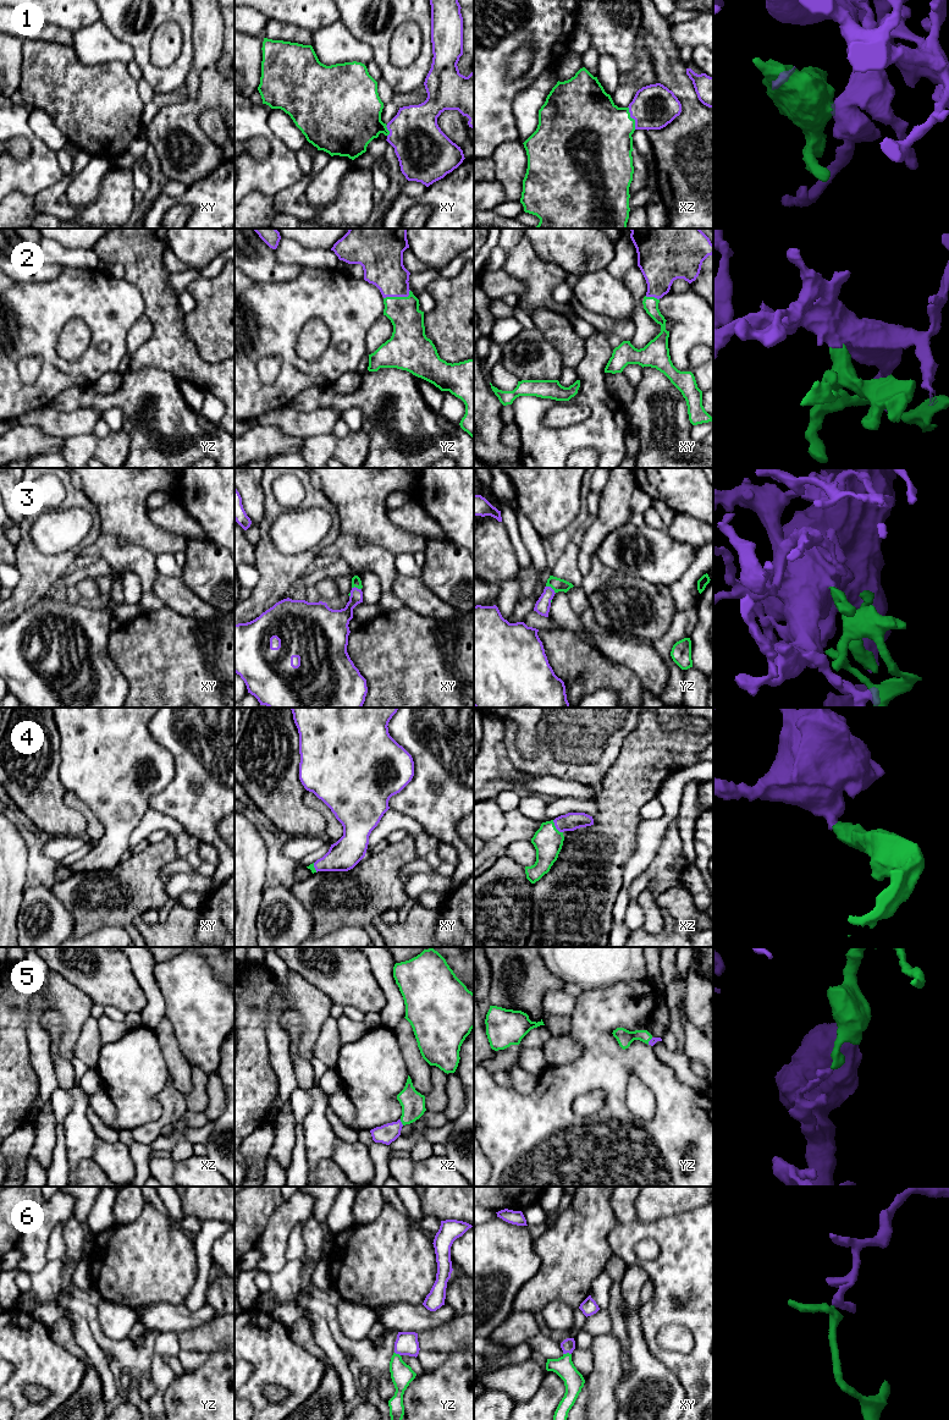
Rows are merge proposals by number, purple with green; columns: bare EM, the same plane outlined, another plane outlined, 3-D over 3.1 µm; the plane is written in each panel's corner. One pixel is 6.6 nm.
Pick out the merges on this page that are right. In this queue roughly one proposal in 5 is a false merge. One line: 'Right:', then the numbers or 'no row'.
Right: 1, 2, 3, 4, 5, 6

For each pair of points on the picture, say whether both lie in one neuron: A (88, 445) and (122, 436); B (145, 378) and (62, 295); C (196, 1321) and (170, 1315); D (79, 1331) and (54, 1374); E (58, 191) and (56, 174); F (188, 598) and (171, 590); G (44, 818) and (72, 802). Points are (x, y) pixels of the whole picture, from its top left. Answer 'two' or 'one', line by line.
A: one
B: two
C: one
D: two
E: two
F: one
G: two

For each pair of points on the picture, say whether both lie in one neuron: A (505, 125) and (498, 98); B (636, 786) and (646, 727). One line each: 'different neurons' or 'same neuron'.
A: same neuron
B: same neuron

